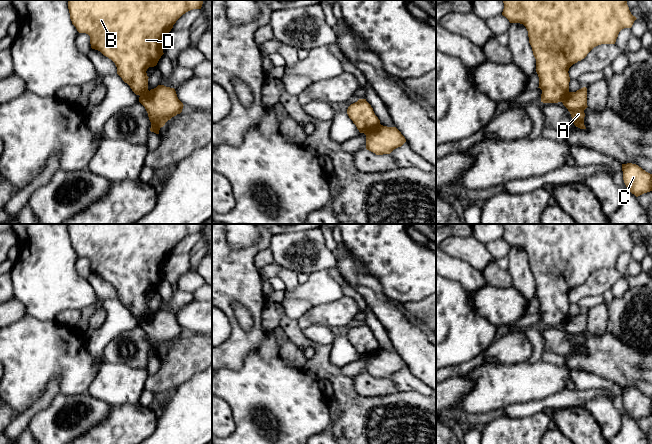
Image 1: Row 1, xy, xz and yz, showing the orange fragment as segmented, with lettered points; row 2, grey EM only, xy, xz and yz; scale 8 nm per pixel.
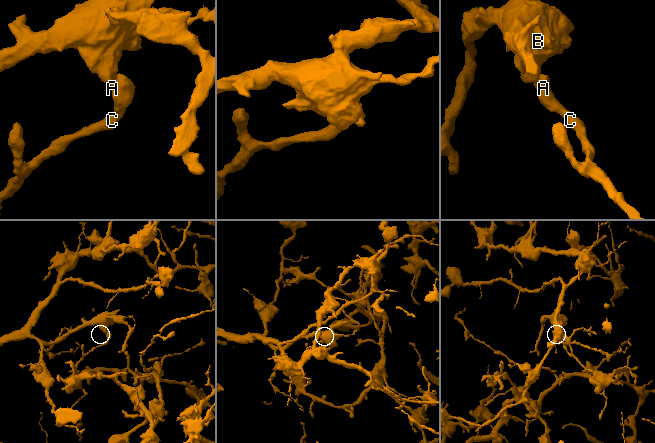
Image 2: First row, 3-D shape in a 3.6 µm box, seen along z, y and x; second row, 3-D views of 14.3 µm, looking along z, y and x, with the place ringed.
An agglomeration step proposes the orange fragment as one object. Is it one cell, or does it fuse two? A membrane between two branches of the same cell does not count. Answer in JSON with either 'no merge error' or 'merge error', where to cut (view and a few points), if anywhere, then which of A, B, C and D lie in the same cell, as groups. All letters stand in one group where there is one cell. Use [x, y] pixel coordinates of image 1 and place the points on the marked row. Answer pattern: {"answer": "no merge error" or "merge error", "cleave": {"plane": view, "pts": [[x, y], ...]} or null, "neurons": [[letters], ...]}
{"answer": "merge error", "cleave": {"plane": "xz", "pts": [[380, 124], [364, 133]]}, "neurons": [["A", "C"], ["B", "D"]]}

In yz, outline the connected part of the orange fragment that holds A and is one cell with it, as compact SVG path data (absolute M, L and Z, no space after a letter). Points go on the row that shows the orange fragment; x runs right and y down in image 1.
M583 87L576 92L569 92L561 102L570 112L574 125L580 129L586 129L584 110L588 107L587 88Z

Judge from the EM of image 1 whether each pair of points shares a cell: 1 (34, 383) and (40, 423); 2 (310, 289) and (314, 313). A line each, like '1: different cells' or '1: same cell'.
1: different cells
2: different cells

